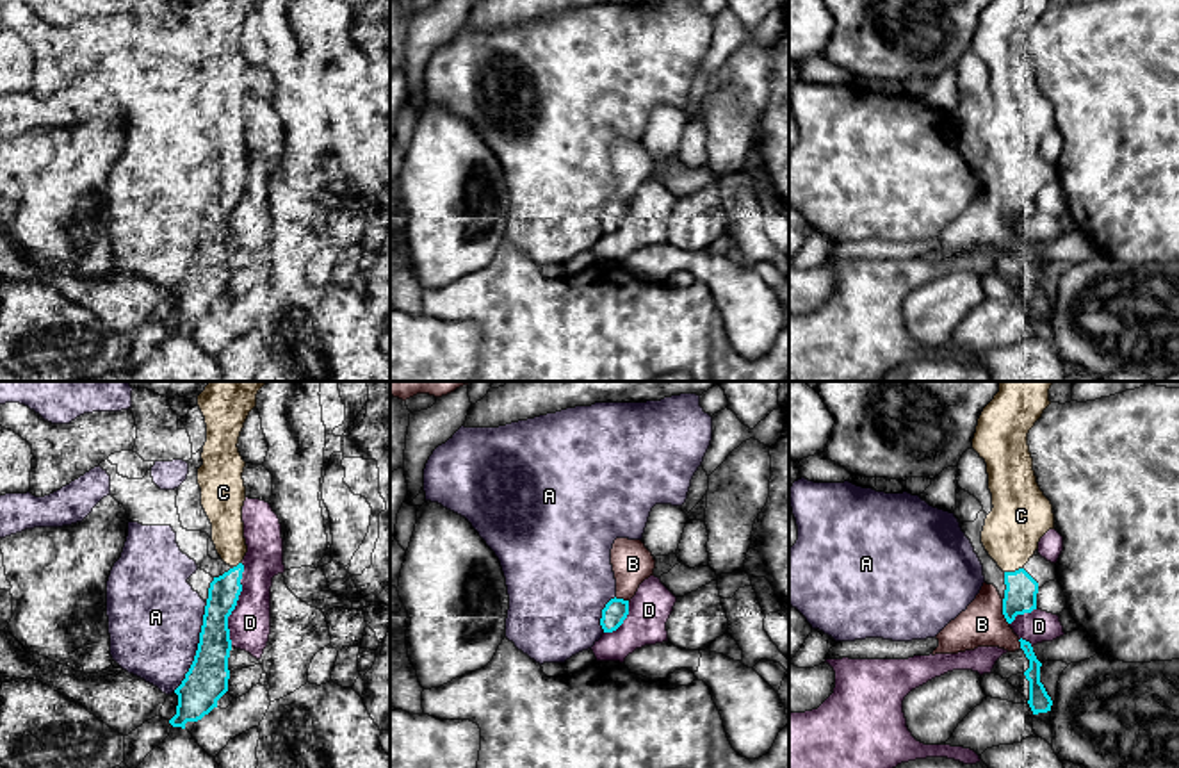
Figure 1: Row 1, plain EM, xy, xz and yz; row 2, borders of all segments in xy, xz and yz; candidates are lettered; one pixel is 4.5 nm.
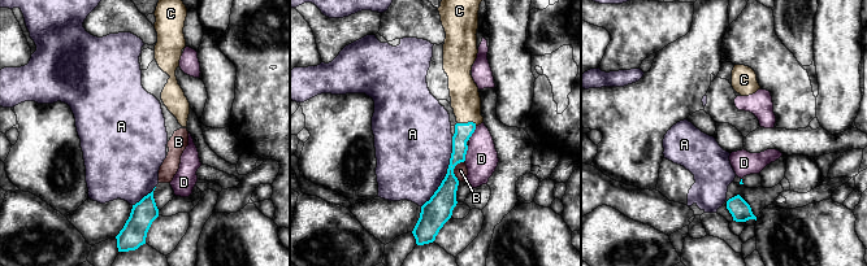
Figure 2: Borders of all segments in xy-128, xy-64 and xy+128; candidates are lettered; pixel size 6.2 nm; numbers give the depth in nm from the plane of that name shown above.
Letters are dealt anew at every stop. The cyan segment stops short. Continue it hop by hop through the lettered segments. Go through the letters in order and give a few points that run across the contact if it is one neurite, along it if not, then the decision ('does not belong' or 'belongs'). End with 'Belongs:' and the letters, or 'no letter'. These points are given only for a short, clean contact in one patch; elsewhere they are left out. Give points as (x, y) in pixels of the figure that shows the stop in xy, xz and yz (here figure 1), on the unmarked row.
A: does not belong
B: does not belong
C: belongs
D: does not belong
Belongs: C

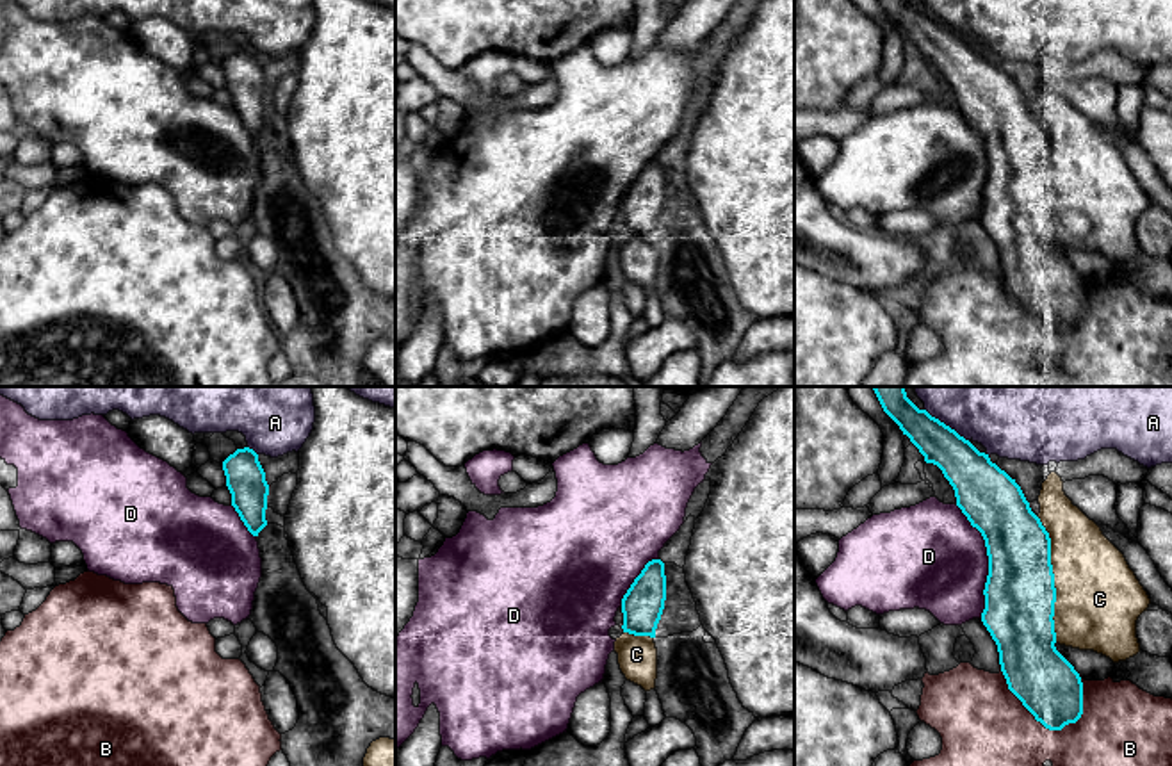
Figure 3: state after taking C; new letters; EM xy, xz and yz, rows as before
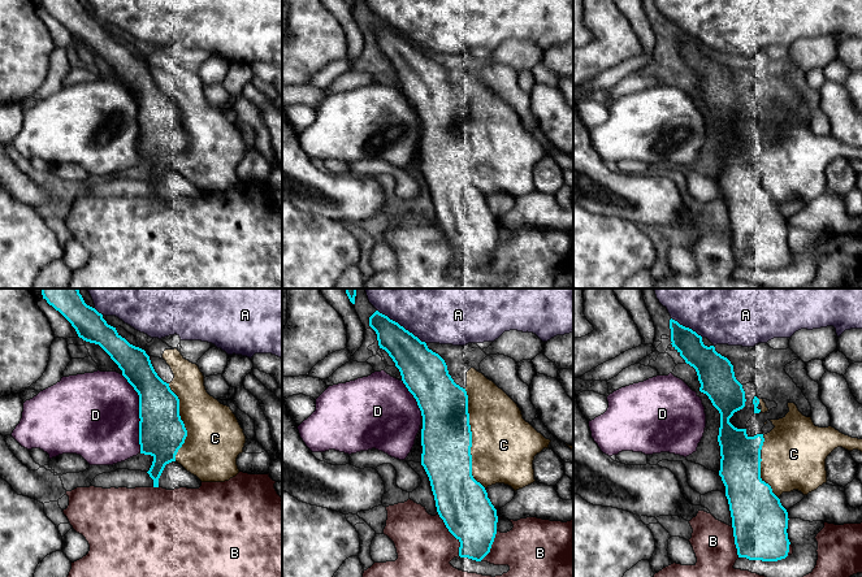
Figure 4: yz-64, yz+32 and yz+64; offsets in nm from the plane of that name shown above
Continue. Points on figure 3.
A: does not belong
B: does not belong
C: does not belong
D: does not belong
Belongs: no letter

